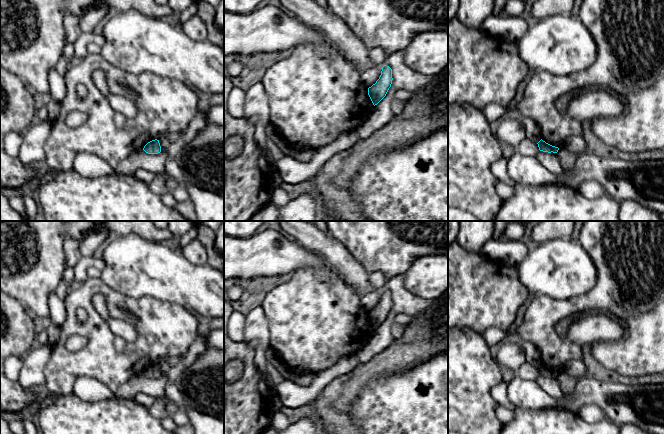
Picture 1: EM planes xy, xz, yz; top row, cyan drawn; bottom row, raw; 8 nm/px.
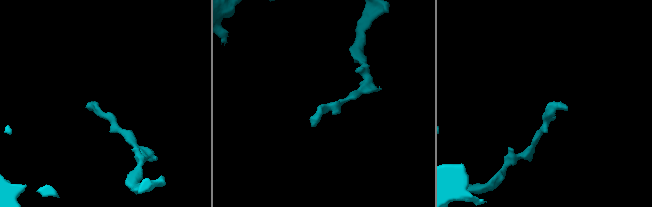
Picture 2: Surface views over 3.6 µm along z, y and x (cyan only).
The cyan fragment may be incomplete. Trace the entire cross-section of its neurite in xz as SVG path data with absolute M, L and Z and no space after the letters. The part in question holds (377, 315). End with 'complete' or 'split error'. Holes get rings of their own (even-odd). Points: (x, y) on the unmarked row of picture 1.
M384 289L379 303L368 312L368 319L374 330L386 320L391 311L392 304L392 293L389 290Z; complete

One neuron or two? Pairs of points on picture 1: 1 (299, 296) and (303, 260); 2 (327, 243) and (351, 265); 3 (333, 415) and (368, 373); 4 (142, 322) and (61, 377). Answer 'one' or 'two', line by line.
1: two
2: one
3: one
4: one

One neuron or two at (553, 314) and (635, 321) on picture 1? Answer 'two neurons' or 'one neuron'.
one neuron

